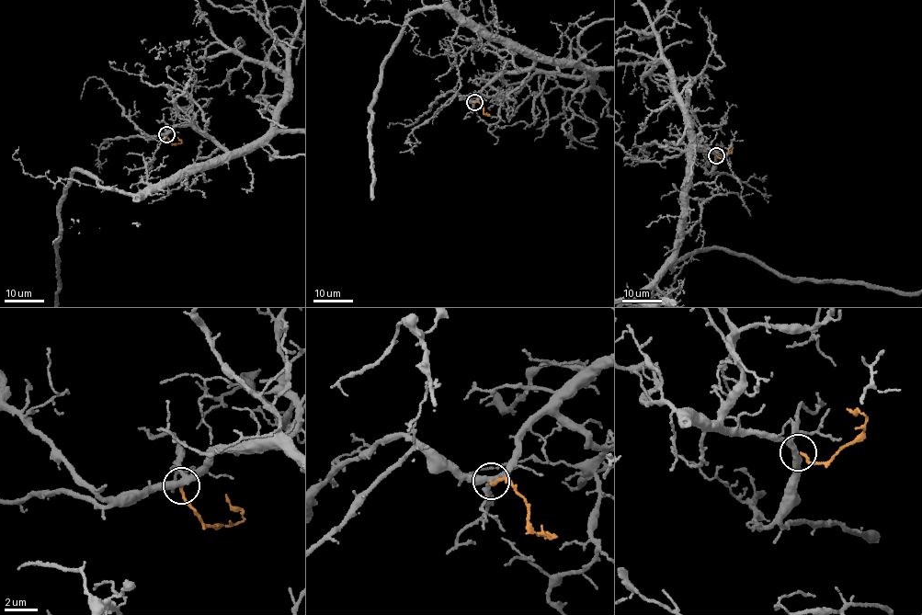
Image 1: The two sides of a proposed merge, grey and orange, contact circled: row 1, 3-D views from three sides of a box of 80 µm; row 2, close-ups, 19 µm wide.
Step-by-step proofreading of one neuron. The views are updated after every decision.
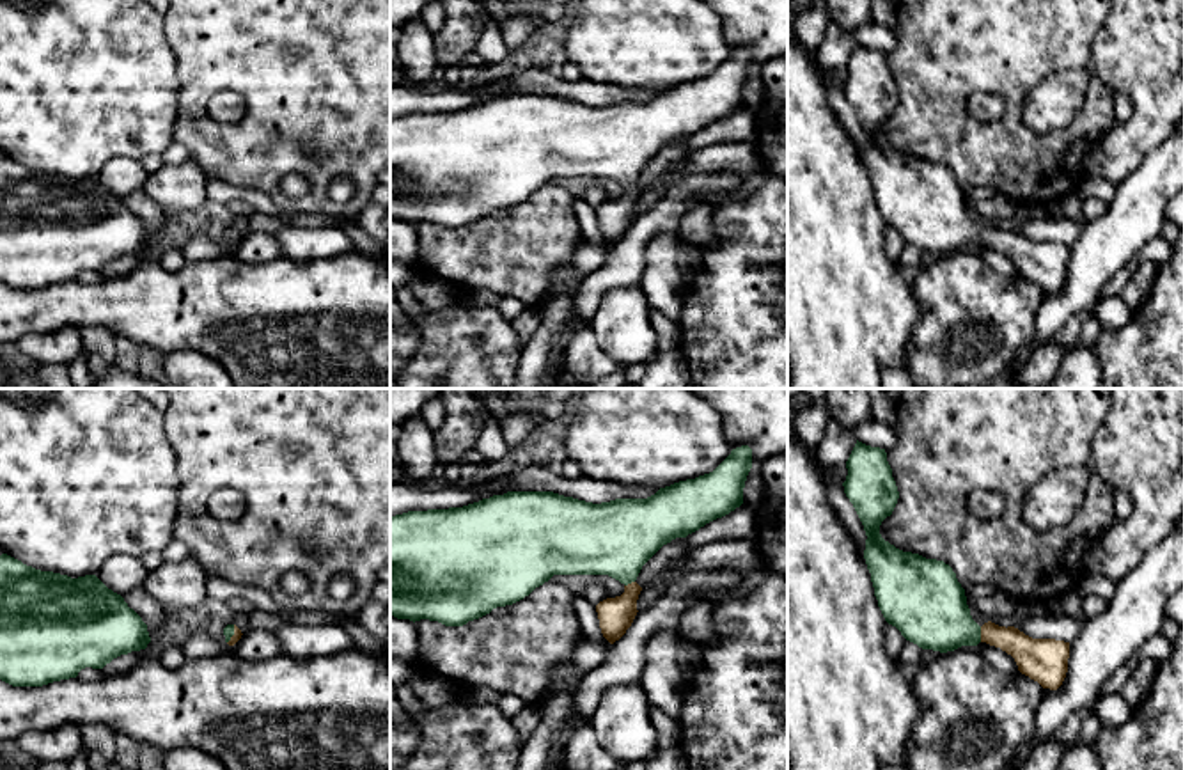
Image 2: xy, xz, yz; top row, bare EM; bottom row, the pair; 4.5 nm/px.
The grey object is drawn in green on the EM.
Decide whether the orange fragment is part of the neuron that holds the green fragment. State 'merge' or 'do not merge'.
merge

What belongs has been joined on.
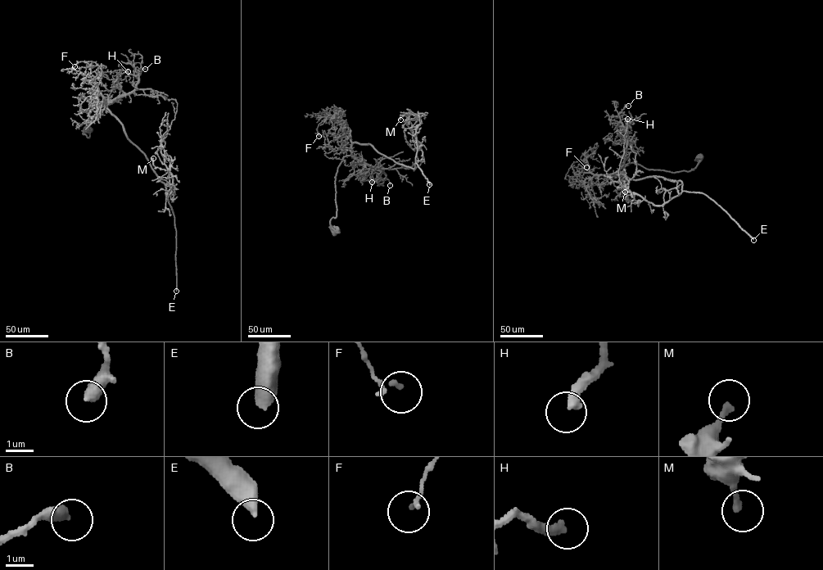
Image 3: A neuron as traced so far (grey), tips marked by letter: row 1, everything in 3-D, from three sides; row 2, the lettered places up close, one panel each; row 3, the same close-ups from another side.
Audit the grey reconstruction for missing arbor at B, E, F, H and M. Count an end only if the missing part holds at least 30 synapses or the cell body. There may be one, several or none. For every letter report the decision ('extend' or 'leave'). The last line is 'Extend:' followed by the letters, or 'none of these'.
B: leave
E: extend
F: leave
H: extend
M: leave
Extend: E, H

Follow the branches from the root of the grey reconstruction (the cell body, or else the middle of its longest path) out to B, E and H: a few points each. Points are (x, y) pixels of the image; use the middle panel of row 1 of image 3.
B: (334, 232), (330, 220), (336, 215), (335, 177), (343, 157), (353, 156), (379, 167), (390, 185)
E: (334, 232), (335, 177), (354, 142), (368, 143), (401, 165), (414, 169), (416, 164), (429, 184)
H: (334, 232), (330, 220), (336, 215), (335, 177), (343, 157), (353, 156), (382, 169), (372, 169), (372, 182)

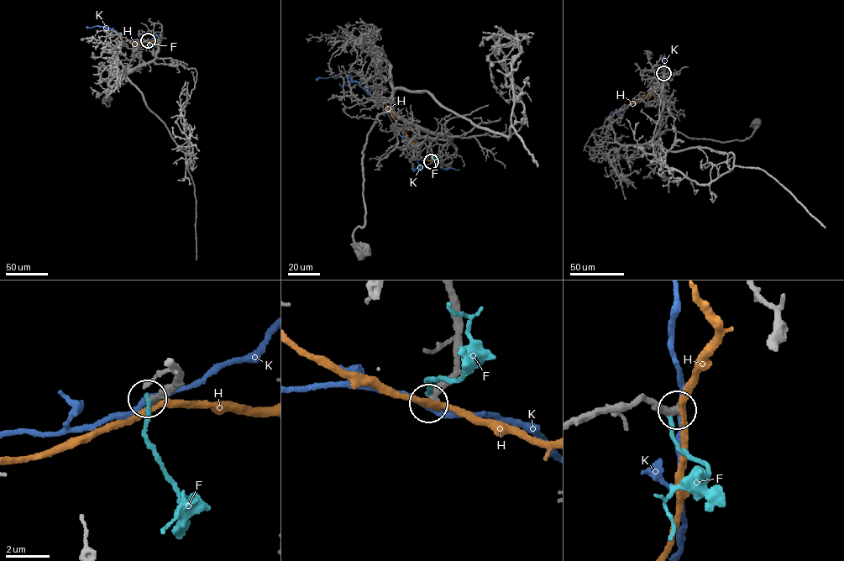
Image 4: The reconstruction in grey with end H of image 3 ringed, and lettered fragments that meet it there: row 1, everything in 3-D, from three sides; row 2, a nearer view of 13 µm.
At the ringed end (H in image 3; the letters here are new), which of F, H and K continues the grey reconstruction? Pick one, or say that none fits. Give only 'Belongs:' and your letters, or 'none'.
Belongs: none

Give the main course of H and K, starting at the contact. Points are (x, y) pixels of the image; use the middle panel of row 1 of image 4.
H: (431, 161), (418, 155), (405, 132), (398, 128), (389, 109), (379, 99), (376, 88)
K: (431, 161), (411, 156), (385, 109), (358, 82), (337, 76), (316, 80)

